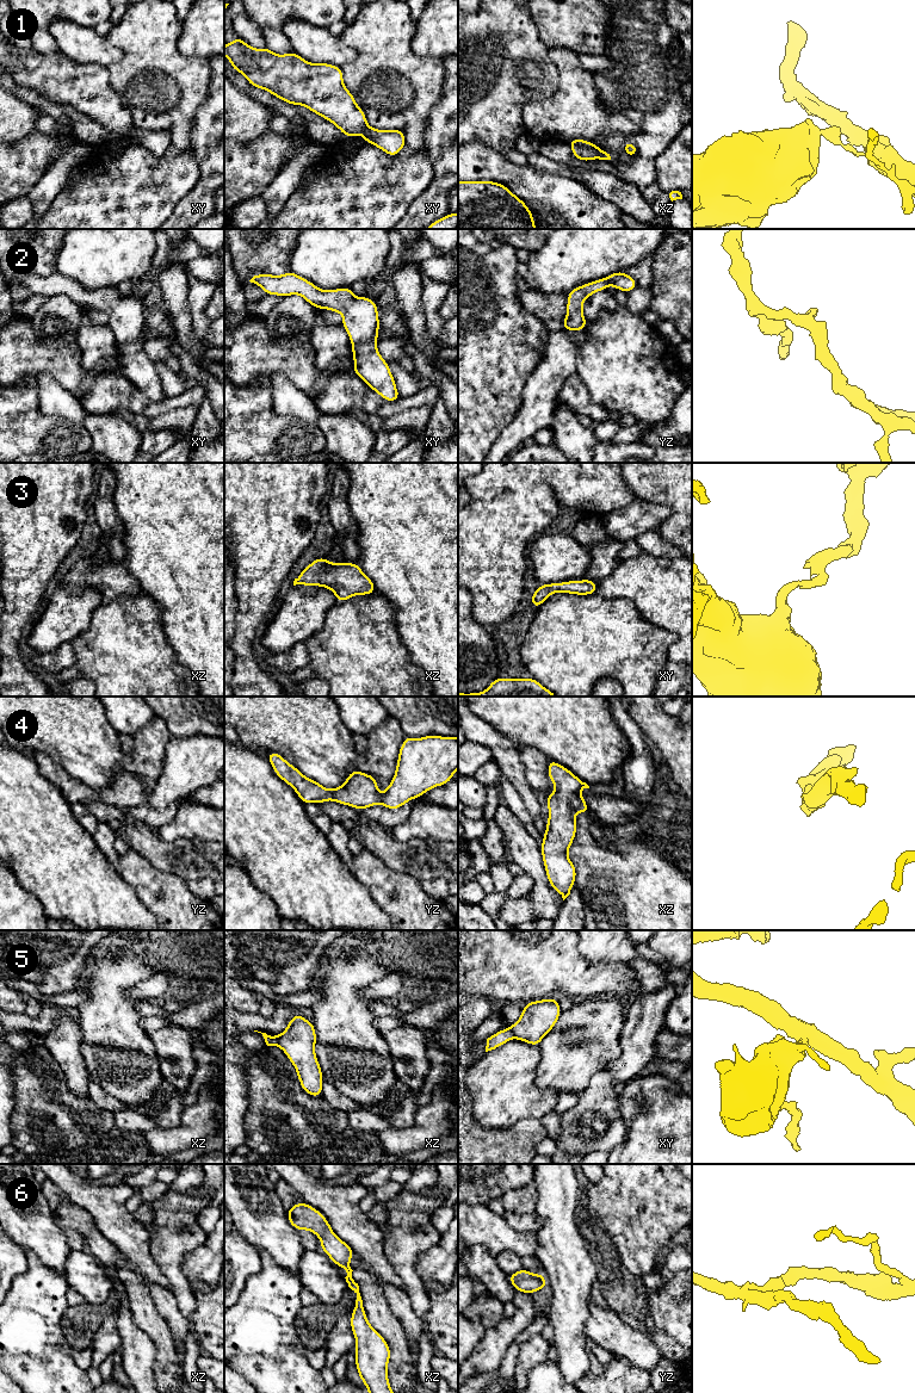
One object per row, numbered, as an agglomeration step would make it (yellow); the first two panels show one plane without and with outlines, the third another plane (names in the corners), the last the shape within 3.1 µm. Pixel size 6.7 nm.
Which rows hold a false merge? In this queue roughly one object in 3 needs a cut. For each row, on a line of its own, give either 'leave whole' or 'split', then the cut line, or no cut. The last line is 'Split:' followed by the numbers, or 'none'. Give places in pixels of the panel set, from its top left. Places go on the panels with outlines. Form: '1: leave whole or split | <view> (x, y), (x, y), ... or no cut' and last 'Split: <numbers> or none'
1: split | xz (600, 150), (597, 158)
2: leave whole | no cut
3: leave whole | no cut
4: leave whole | no cut
5: split | xz (276, 1036), (277, 1045)
6: leave whole | no cut
Split: 1, 5

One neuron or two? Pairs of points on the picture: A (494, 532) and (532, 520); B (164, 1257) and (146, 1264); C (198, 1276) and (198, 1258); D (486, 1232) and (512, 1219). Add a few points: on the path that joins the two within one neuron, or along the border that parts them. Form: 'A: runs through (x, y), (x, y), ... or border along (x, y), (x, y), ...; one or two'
A: runs through (504, 526), (511, 520), (523, 520); one
B: border along (149, 1233), (150, 1256), (168, 1285); two
C: runs through (198, 1271), (198, 1263); one
D: border along (502, 1215), (515, 1230), (533, 1232); two

